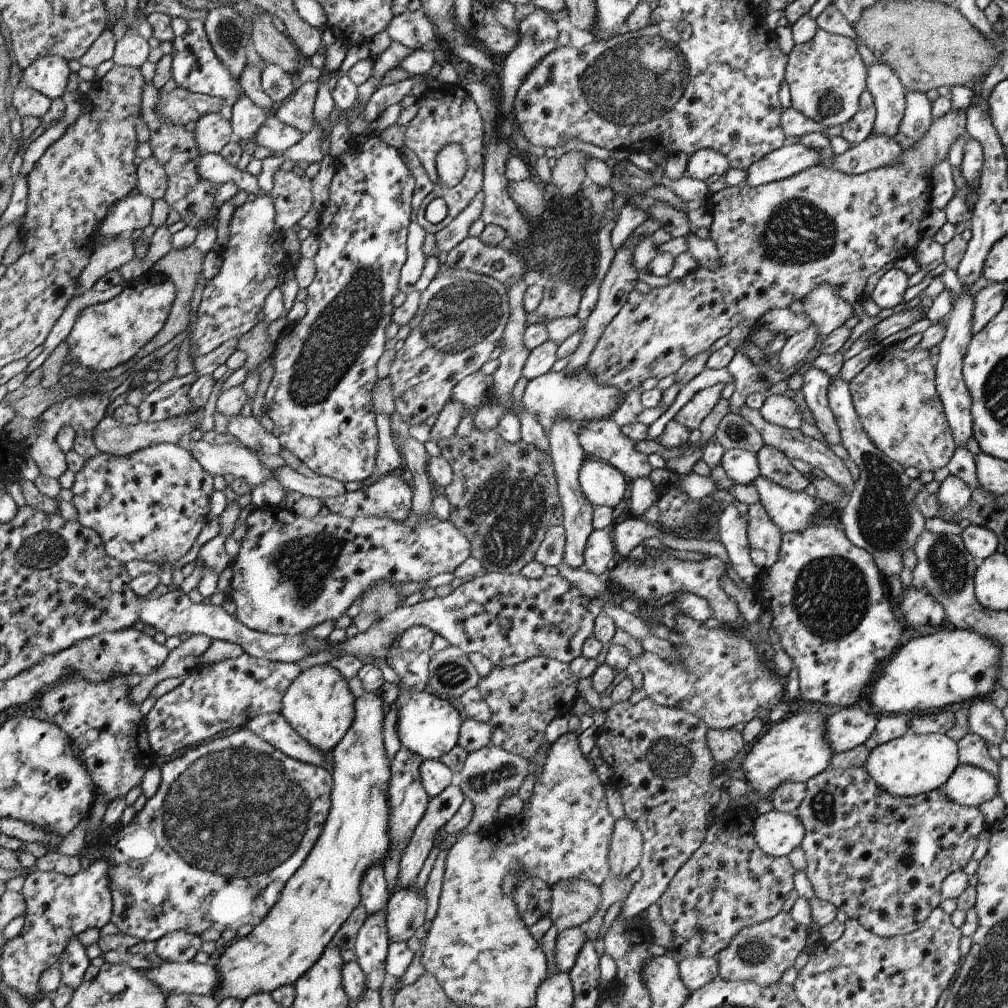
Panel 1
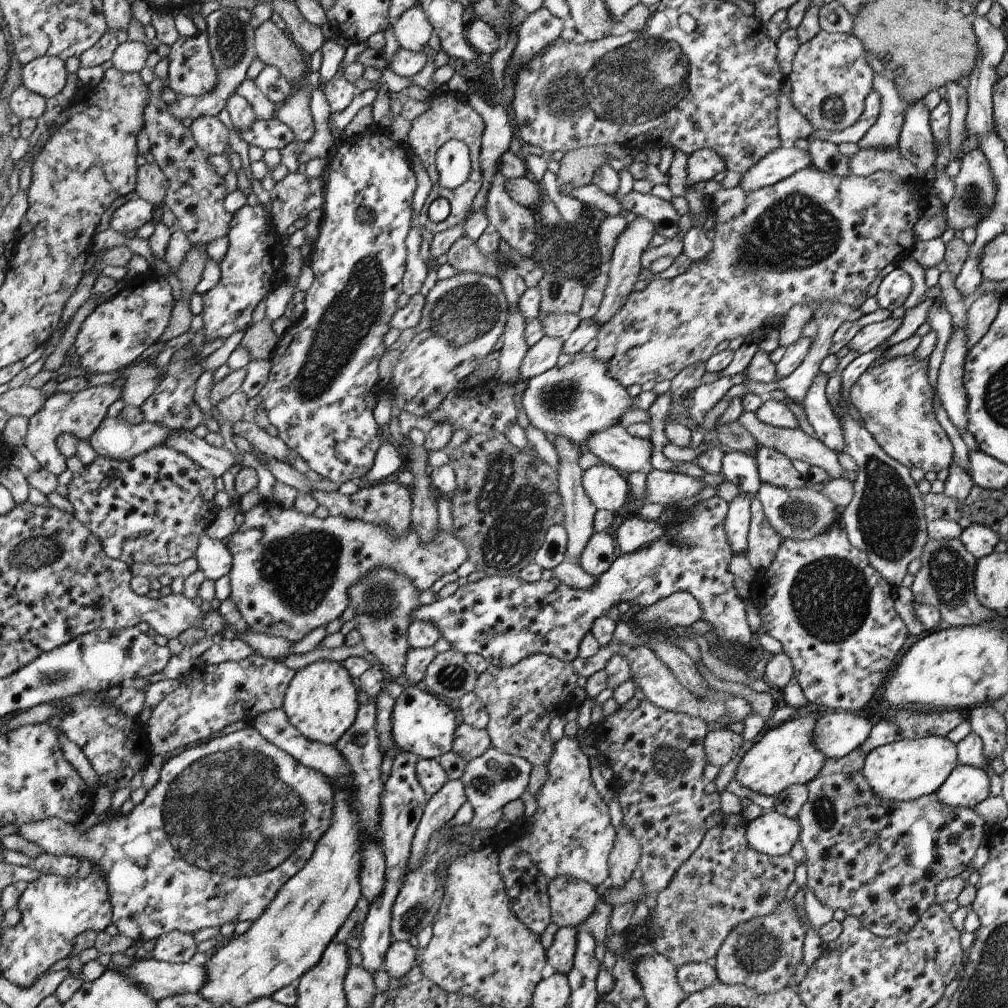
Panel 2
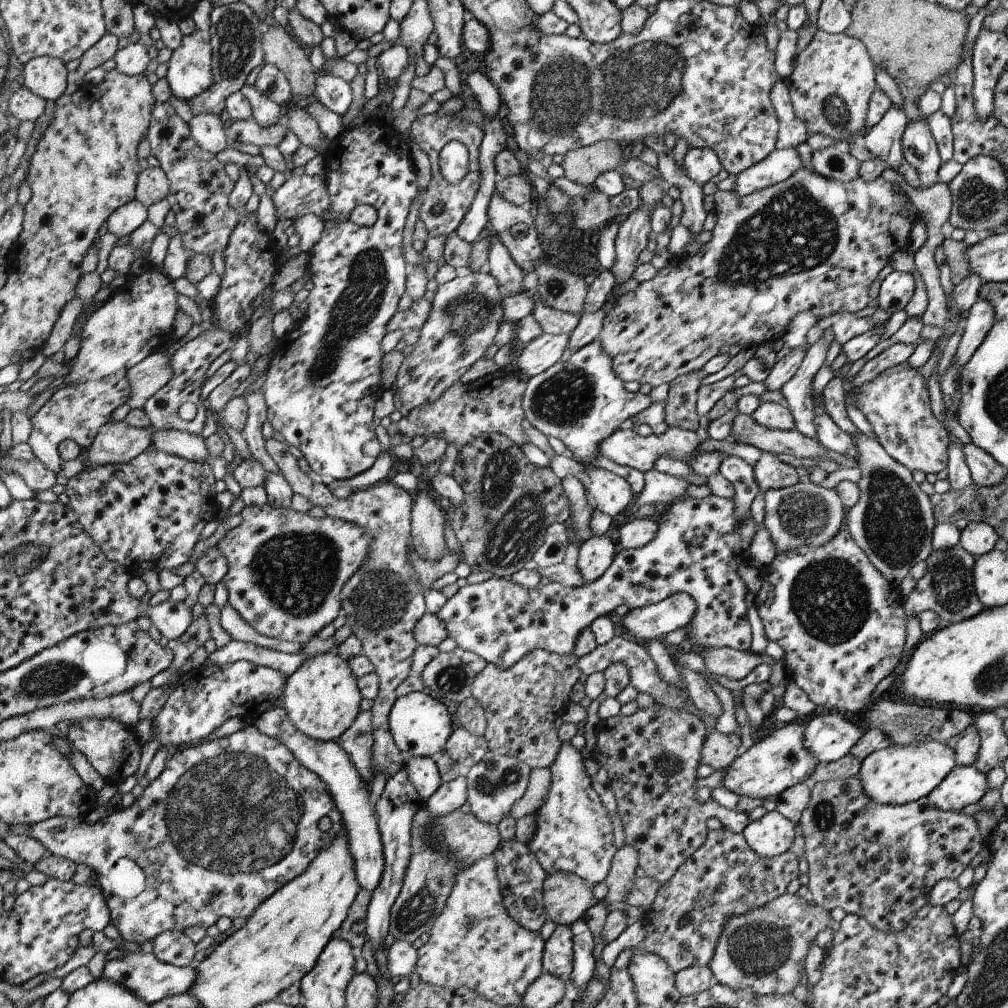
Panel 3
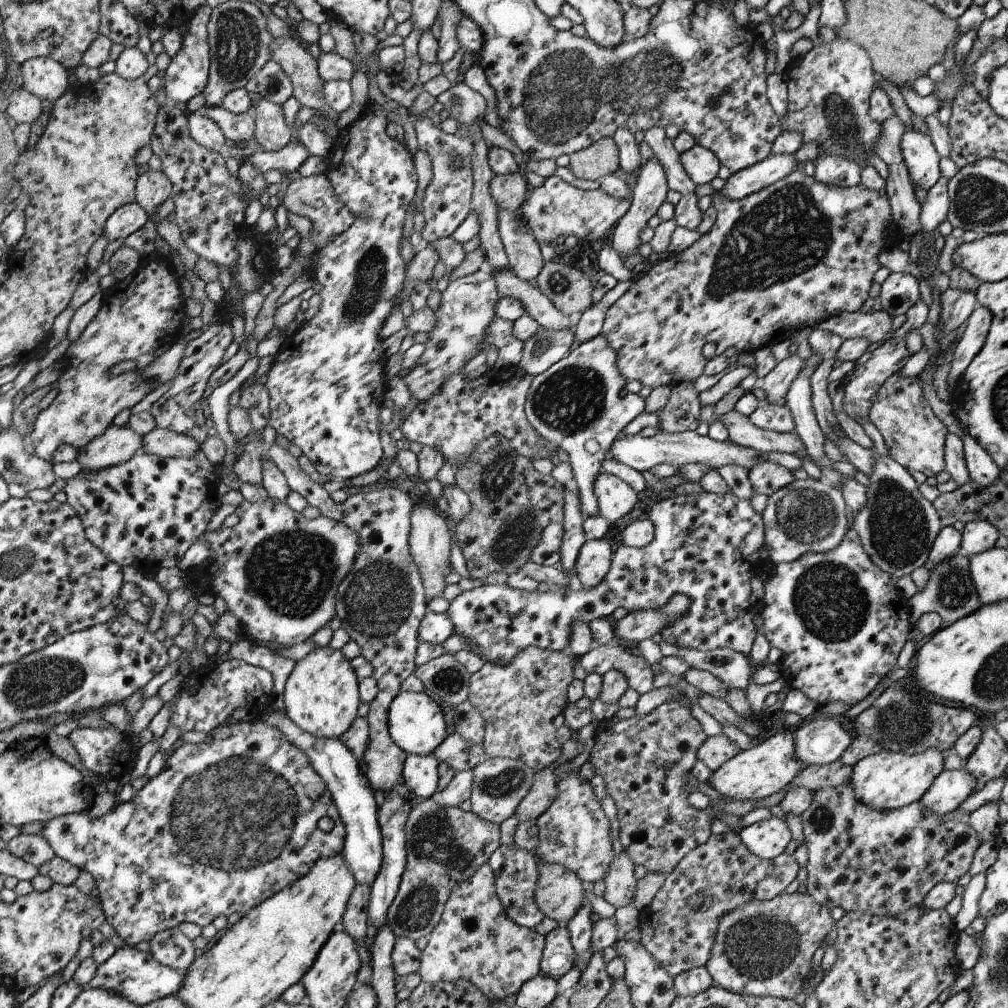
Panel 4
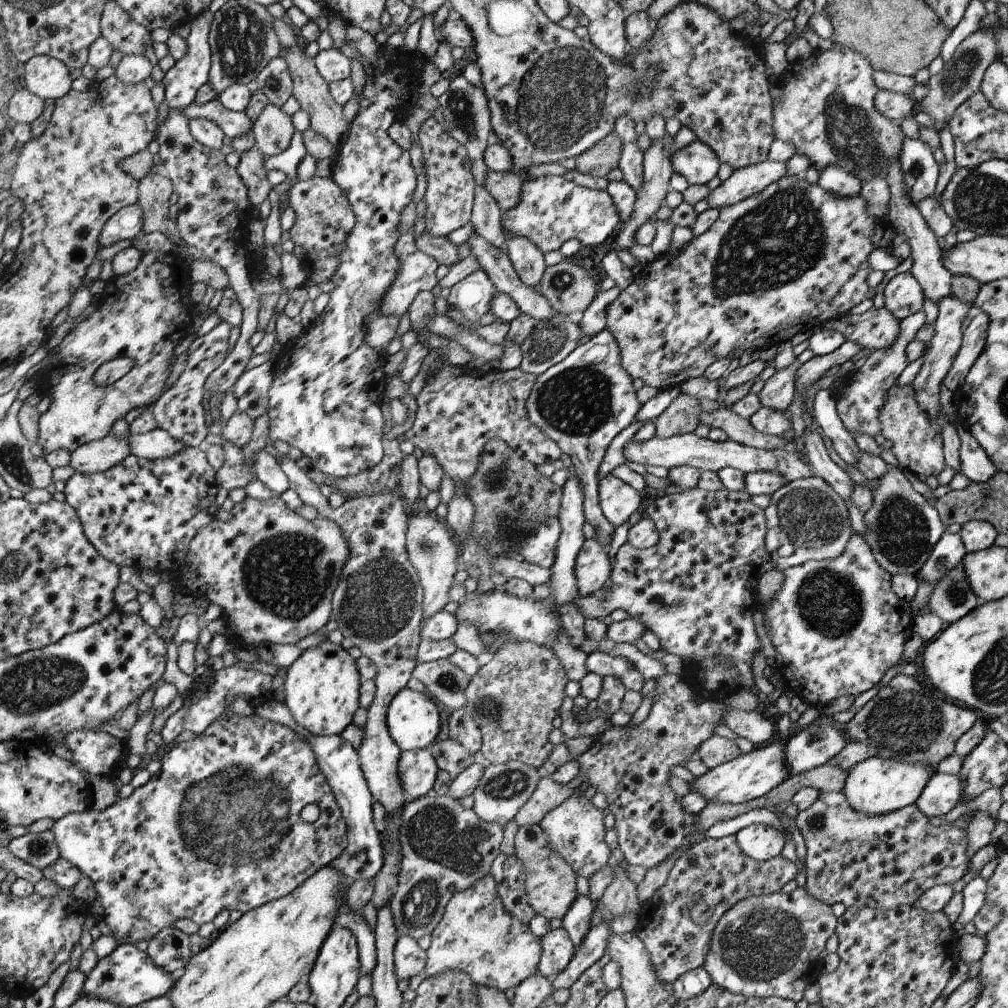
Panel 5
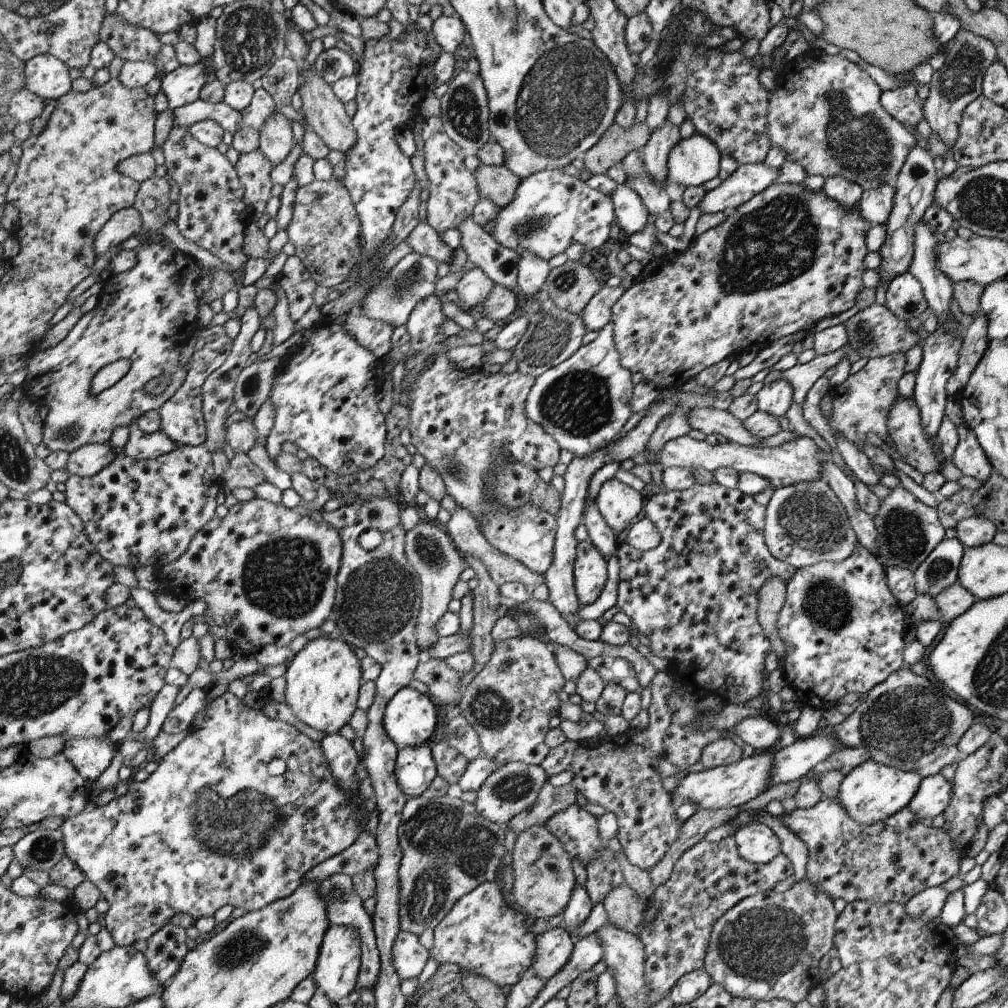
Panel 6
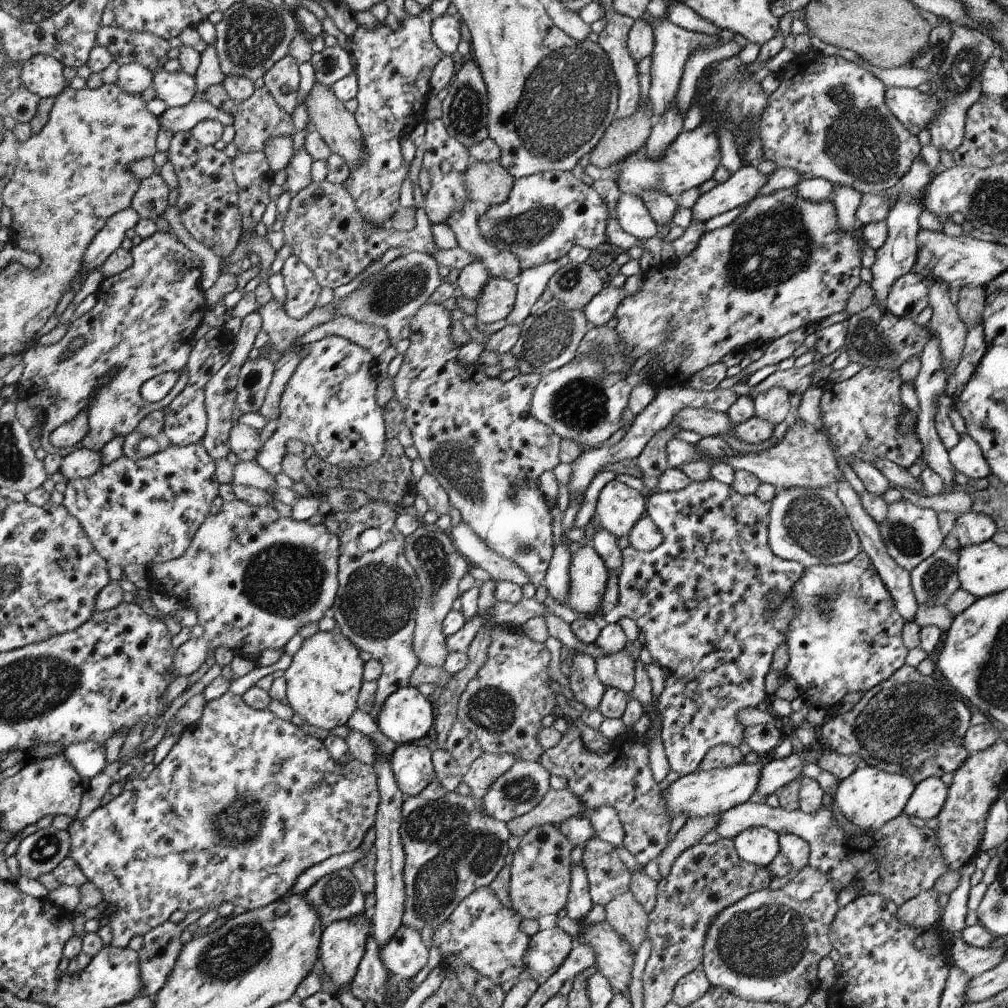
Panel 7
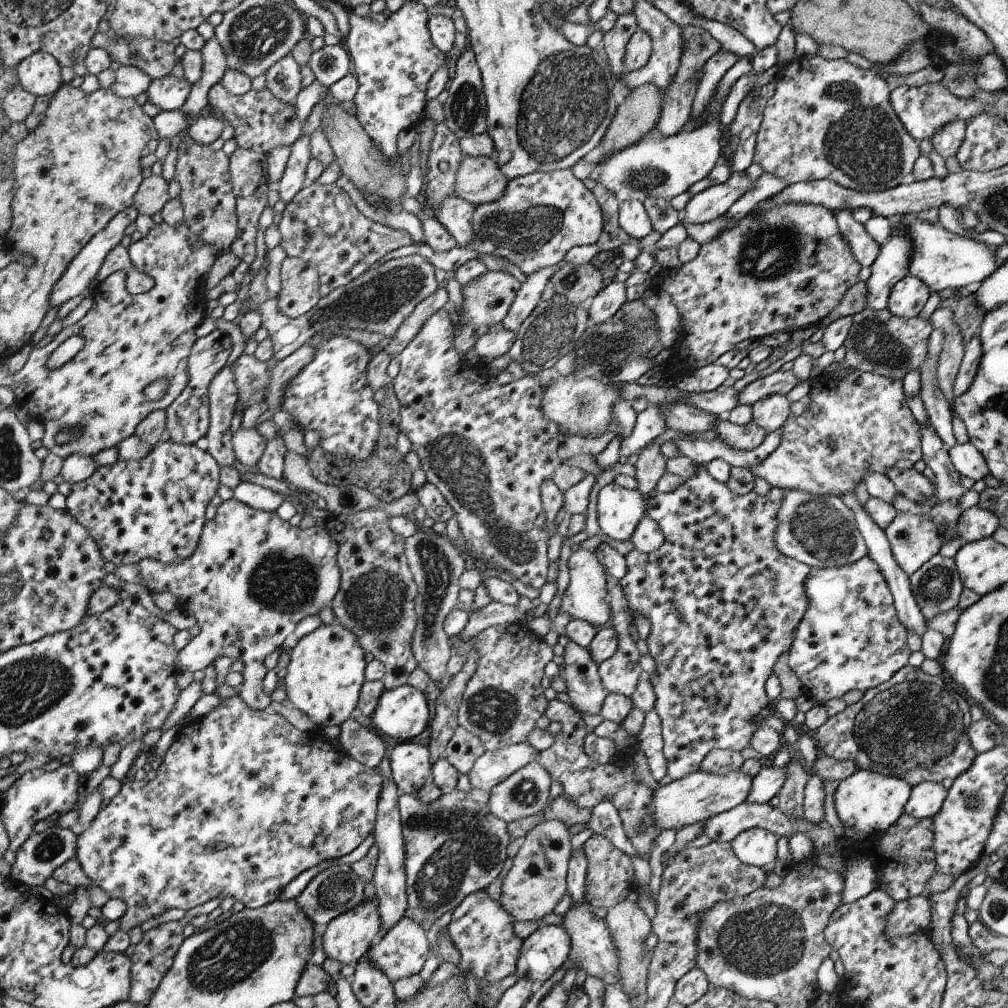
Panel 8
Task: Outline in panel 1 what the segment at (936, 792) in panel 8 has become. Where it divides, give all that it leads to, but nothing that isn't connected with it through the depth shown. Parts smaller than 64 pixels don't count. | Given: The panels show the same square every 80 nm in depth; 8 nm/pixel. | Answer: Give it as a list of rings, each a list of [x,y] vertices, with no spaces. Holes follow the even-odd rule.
[[[960,763],[941,789],[951,801],[959,805],[979,807],[999,794],[997,782],[984,769]]]

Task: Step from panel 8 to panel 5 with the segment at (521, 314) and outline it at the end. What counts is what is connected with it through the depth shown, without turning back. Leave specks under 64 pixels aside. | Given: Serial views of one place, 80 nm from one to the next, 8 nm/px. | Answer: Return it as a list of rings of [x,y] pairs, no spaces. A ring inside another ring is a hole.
[[[506,237],[504,246],[520,280],[534,288],[546,270],[544,253],[526,237]]]

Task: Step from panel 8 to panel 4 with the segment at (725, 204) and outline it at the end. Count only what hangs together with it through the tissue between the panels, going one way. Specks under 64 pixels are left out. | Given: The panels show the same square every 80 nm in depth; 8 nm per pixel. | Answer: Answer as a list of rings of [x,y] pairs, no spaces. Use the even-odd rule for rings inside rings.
[[[770,155],[755,165],[732,173],[718,192],[730,200],[746,198],[788,176],[796,166],[794,155]]]

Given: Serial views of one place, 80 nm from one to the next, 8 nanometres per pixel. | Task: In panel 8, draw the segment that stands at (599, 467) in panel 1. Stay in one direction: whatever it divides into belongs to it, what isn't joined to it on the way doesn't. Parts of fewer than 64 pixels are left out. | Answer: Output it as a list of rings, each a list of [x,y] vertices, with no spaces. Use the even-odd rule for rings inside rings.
[[[612,482],[604,486],[596,498],[600,532],[622,542],[635,534],[646,514],[644,496],[636,489],[627,489]]]

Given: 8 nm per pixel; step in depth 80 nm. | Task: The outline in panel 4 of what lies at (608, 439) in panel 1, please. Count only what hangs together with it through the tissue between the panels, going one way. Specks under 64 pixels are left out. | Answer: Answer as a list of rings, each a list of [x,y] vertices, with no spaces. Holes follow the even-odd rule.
[[[656,430],[651,437],[644,437],[640,433],[627,437],[616,438],[612,443],[610,453],[618,462],[630,465],[630,468],[637,471],[648,471],[652,466],[665,462],[672,466],[688,465],[700,463],[712,469],[720,469],[726,465],[738,465],[748,470],[754,469],[760,464],[760,452],[752,447],[743,447],[732,441],[716,441],[708,435],[700,436],[696,431],[686,431],[683,433],[665,433]]]

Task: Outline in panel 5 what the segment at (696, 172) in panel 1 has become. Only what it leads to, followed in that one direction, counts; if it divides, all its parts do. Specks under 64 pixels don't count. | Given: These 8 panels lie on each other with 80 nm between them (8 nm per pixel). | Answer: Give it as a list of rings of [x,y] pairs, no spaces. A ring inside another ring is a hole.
[[[695,139],[685,146],[677,146],[672,153],[671,166],[689,185],[706,185],[718,175],[719,156],[706,143]]]

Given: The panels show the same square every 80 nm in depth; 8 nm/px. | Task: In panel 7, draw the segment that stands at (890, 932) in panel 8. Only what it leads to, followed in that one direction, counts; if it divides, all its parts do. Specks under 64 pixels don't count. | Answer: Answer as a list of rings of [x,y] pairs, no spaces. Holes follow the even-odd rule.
[[[930,889],[899,905],[898,920],[909,927],[929,927],[940,922],[939,894]]]

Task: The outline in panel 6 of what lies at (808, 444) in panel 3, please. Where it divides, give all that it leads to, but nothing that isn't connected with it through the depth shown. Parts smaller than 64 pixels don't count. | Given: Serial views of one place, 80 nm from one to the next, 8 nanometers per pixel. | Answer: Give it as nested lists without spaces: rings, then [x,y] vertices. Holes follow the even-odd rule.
[[[717,406],[694,408],[688,411],[686,416],[692,429],[700,430],[706,435],[722,434],[729,442],[752,447],[757,447],[763,442],[746,430],[744,421],[734,418],[728,410],[721,410]]]

